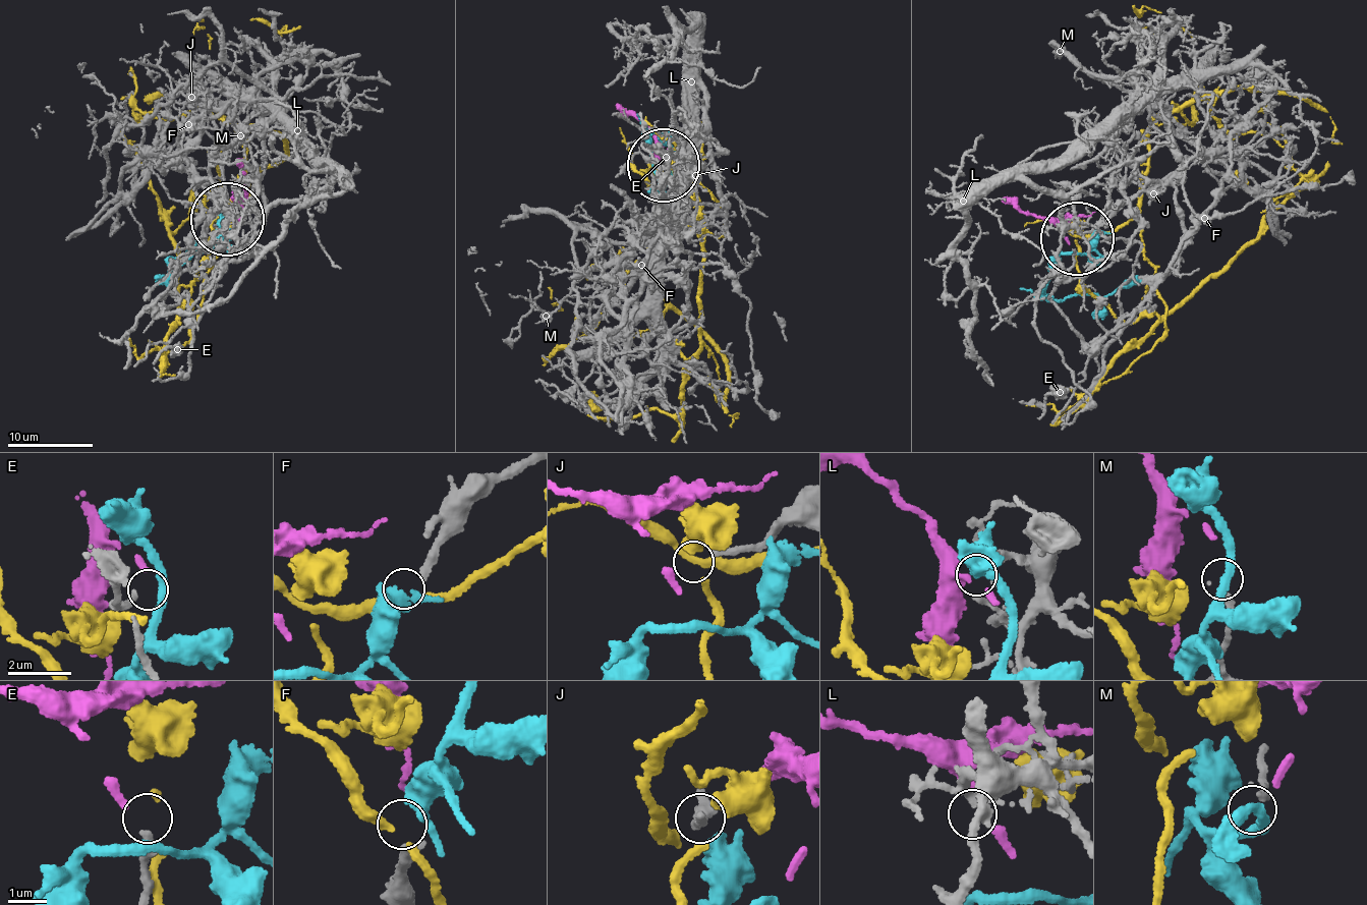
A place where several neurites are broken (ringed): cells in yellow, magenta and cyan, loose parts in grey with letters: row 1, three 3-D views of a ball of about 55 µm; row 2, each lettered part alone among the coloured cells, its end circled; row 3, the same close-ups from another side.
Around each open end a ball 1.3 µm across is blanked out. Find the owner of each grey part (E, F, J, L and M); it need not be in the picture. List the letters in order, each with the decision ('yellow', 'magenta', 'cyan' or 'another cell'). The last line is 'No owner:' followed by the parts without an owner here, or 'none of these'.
E: magenta
F: cyan
J: another cell
L: another cell
M: another cell
No owner: J, L, M

